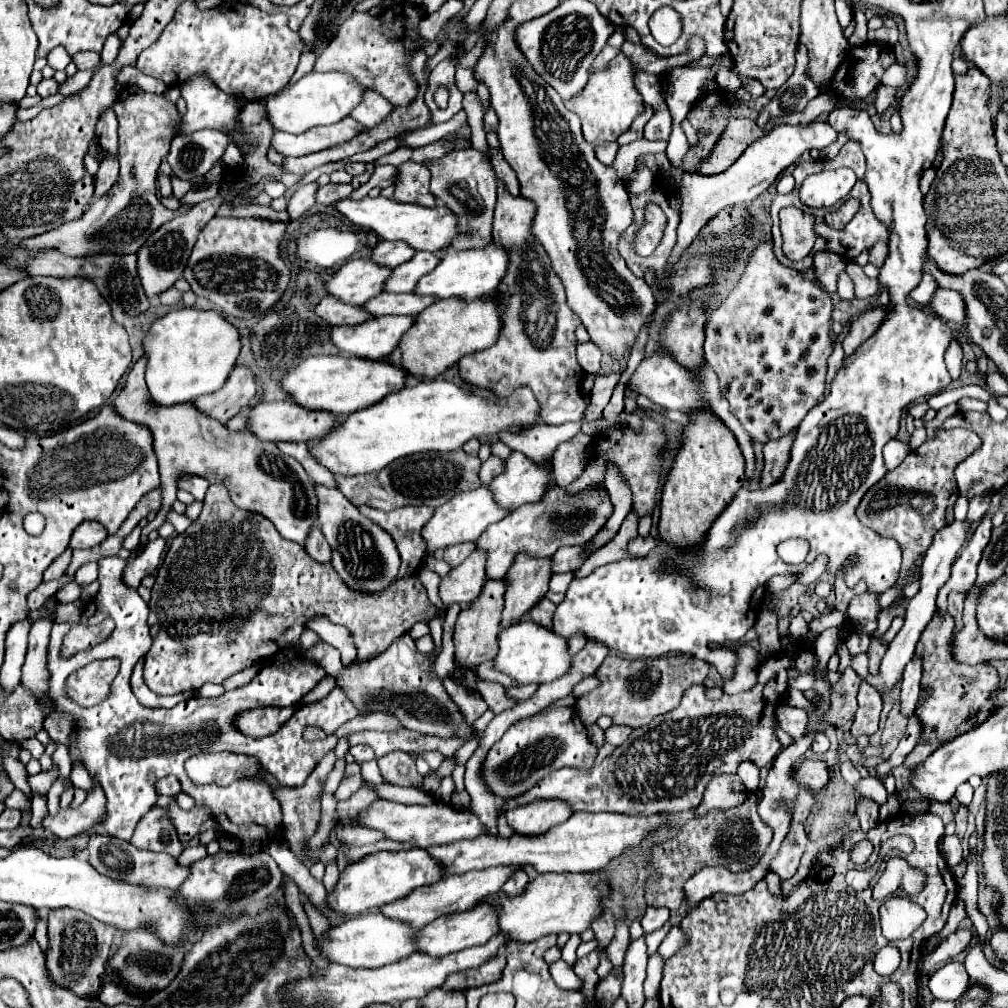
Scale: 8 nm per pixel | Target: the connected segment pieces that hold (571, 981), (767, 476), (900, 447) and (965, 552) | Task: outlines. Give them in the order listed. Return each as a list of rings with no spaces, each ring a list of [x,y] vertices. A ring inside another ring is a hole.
[[[563,959],[551,963],[549,965],[549,973],[551,973],[555,985],[561,987],[561,989],[577,989],[581,985],[579,979],[577,979],[577,975],[573,973],[573,969]]]
[[[789,433],[781,437],[779,441],[765,443],[759,487],[769,487],[769,483],[775,483],[781,477],[781,471],[785,469],[785,463],[789,461],[789,447],[793,445],[793,435],[795,433]]]
[[[891,439],[885,447],[883,447],[883,457],[885,457],[885,467],[887,469],[895,469],[907,455],[909,455],[911,447],[899,439]]]
[[[993,493],[991,495],[989,513],[977,525],[973,537],[969,539],[969,543],[961,549],[959,557],[955,559],[953,569],[951,569],[951,579],[939,590],[936,607],[937,611],[942,615],[948,611],[947,597],[950,592],[967,593],[973,587],[977,578],[977,566],[979,561],[981,561],[983,549],[987,547],[987,543],[991,539],[991,517],[993,517],[995,509],[999,507],[999,501],[1001,501],[1001,493]]]

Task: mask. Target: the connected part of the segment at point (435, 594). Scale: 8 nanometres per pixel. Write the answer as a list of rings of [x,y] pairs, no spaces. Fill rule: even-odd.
[[[423,568],[419,571],[419,580],[424,585],[427,591],[429,600],[438,607],[442,607],[443,603],[439,597],[439,584],[441,577],[435,572]]]

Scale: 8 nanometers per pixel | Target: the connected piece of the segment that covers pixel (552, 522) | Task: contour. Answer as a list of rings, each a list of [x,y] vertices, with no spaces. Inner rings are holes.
[[[551,487],[541,501],[525,503],[511,511],[505,519],[487,527],[481,539],[475,543],[487,553],[487,579],[503,579],[509,565],[519,553],[529,557],[551,557],[559,547],[583,545],[591,541],[607,519],[613,515],[613,503],[609,491],[603,487],[591,487],[569,495],[563,487]]]

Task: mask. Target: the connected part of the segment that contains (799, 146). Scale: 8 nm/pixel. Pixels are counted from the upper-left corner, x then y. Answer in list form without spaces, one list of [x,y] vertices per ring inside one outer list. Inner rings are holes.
[[[815,121],[815,123],[803,125],[803,127],[779,125],[771,133],[761,137],[757,143],[753,143],[753,147],[749,147],[745,151],[745,155],[741,155],[741,159],[737,159],[737,163],[733,163],[733,167],[729,167],[729,171],[725,171],[721,175],[713,175],[713,177],[705,177],[705,175],[697,175],[697,173],[685,173],[683,175],[683,185],[681,185],[681,191],[679,191],[681,197],[683,197],[683,205],[681,205],[681,211],[679,211],[681,221],[679,221],[679,227],[677,227],[677,243],[671,251],[671,257],[665,263],[665,269],[673,269],[673,263],[677,263],[681,259],[685,249],[689,249],[691,243],[695,241],[699,229],[715,213],[719,213],[727,205],[753,201],[789,165],[793,165],[803,155],[803,151],[823,149],[823,147],[833,145],[835,141],[837,141],[837,131],[833,131],[833,127],[829,127],[825,121]]]

